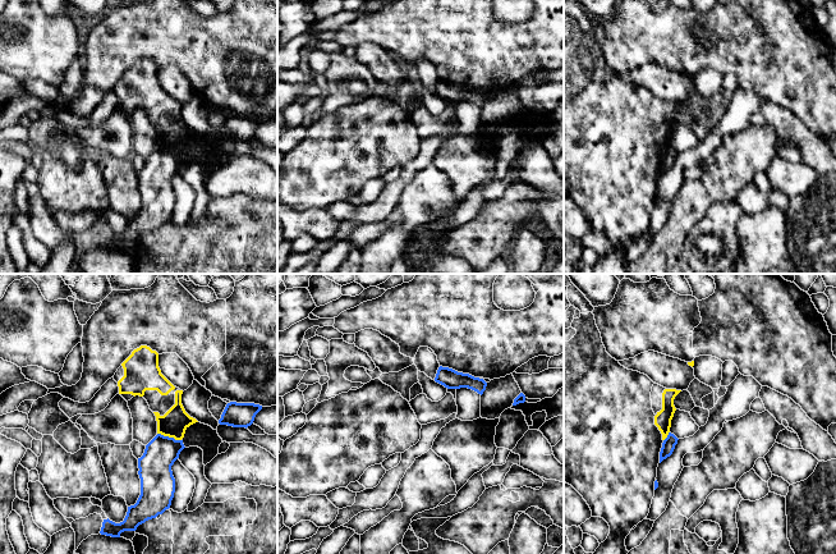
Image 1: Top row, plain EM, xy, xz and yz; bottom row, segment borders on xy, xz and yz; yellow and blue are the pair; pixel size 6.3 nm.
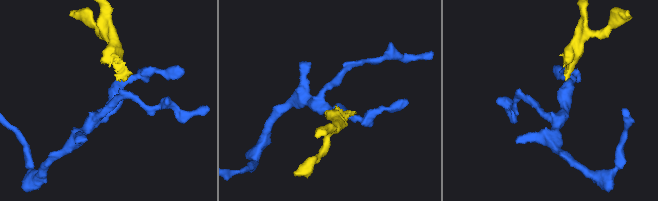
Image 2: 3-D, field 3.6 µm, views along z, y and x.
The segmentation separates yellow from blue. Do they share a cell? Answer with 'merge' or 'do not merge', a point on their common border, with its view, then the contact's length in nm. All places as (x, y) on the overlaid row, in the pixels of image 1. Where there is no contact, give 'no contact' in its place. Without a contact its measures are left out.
do not merge; meets yellow in xy at (169, 436); contact 160 nm long

